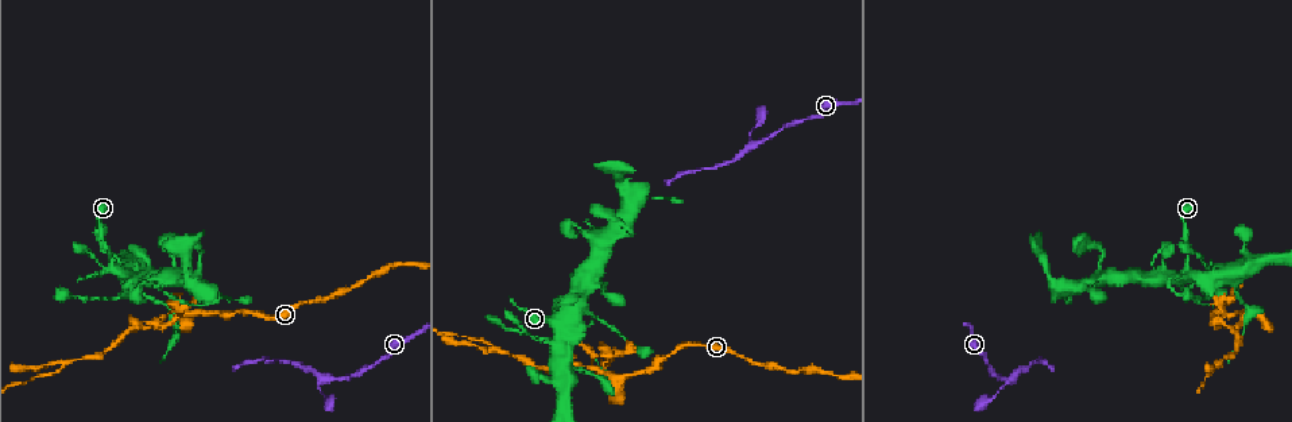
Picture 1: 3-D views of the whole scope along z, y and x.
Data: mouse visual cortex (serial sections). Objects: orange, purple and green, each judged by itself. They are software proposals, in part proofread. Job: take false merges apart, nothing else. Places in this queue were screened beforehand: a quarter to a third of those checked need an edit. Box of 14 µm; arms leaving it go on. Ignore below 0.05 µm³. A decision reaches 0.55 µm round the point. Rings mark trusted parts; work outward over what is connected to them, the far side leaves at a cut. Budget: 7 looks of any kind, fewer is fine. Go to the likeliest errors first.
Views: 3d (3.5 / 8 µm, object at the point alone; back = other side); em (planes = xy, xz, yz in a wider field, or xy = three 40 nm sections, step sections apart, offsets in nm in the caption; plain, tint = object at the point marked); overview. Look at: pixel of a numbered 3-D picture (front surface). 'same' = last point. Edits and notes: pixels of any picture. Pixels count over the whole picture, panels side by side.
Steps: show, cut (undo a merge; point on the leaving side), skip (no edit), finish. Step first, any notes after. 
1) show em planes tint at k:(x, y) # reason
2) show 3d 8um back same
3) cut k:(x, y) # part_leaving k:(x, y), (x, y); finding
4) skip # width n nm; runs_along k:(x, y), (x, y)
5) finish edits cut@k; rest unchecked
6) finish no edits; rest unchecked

show 3d 3.5um back at 1:(1231, 328) # thin neck

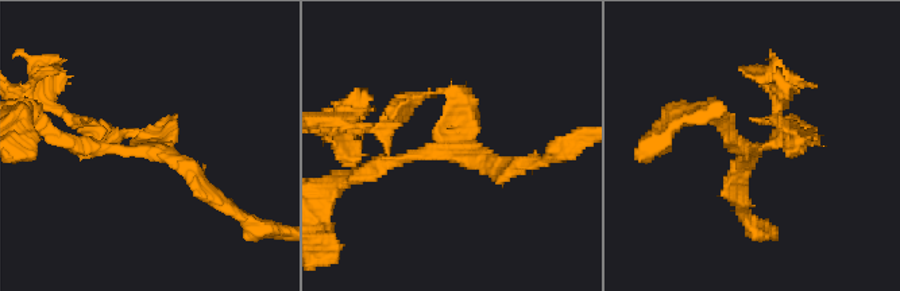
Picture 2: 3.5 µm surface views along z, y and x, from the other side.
show em xy step 1 tint at 2:(752, 152) # arms 3; arm_widths 150, 200, 200 nm

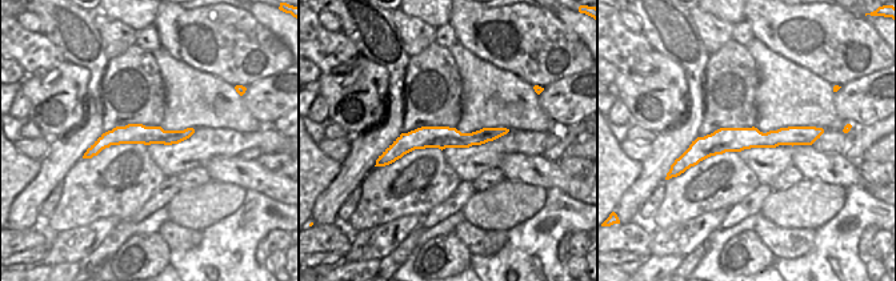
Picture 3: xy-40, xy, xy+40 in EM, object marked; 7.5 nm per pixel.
show em xy step 2 tint same # another direction

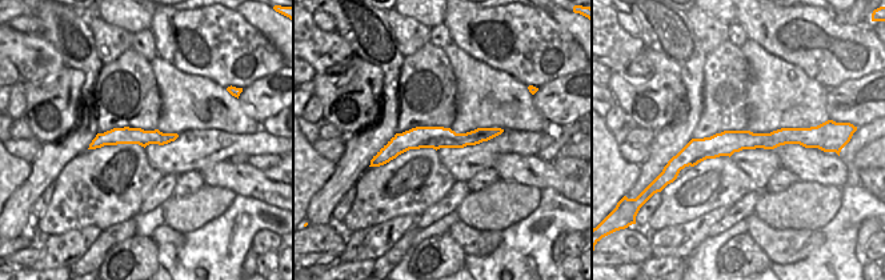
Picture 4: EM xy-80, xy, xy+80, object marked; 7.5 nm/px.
cut 2:(409, 107) # width 170 nm; two cells meet here

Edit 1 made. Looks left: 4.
show overview

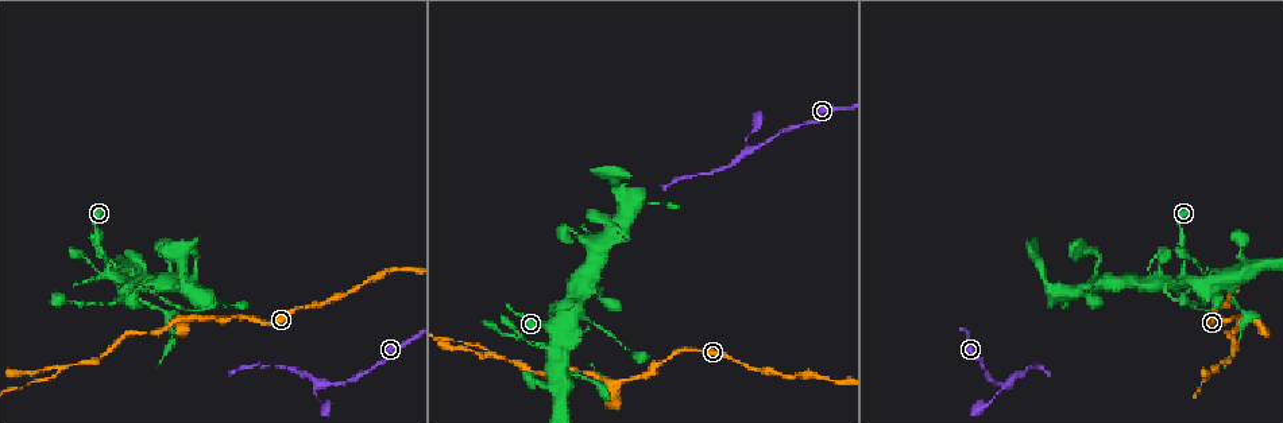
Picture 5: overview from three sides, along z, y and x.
show 3d 3.5um at 5:(59, 365) # branch point

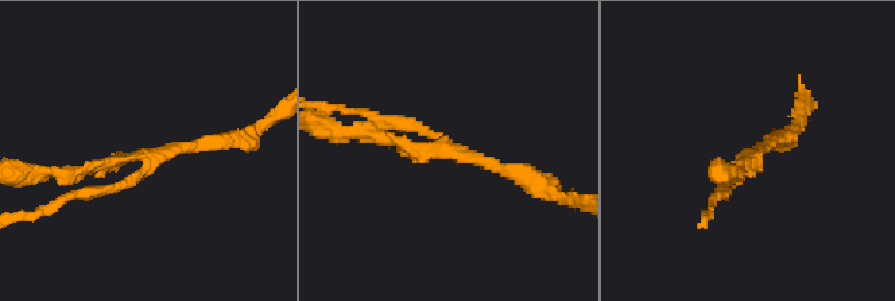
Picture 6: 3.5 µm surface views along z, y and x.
show em xy step 5 tint at 6:(154, 162)

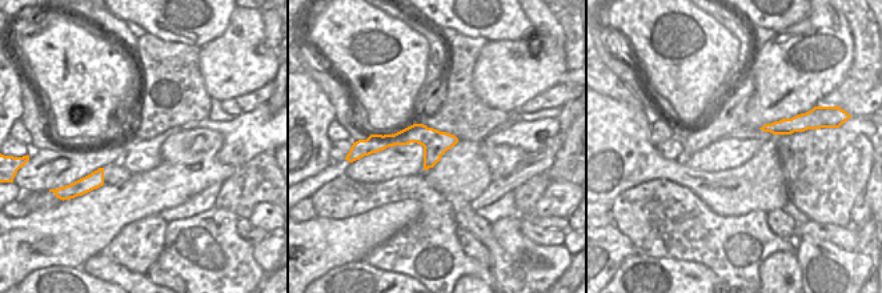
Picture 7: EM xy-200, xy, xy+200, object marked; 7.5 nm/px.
skip # continuous, no second cell

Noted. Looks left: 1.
finish edits cut@2; rest unchecked

